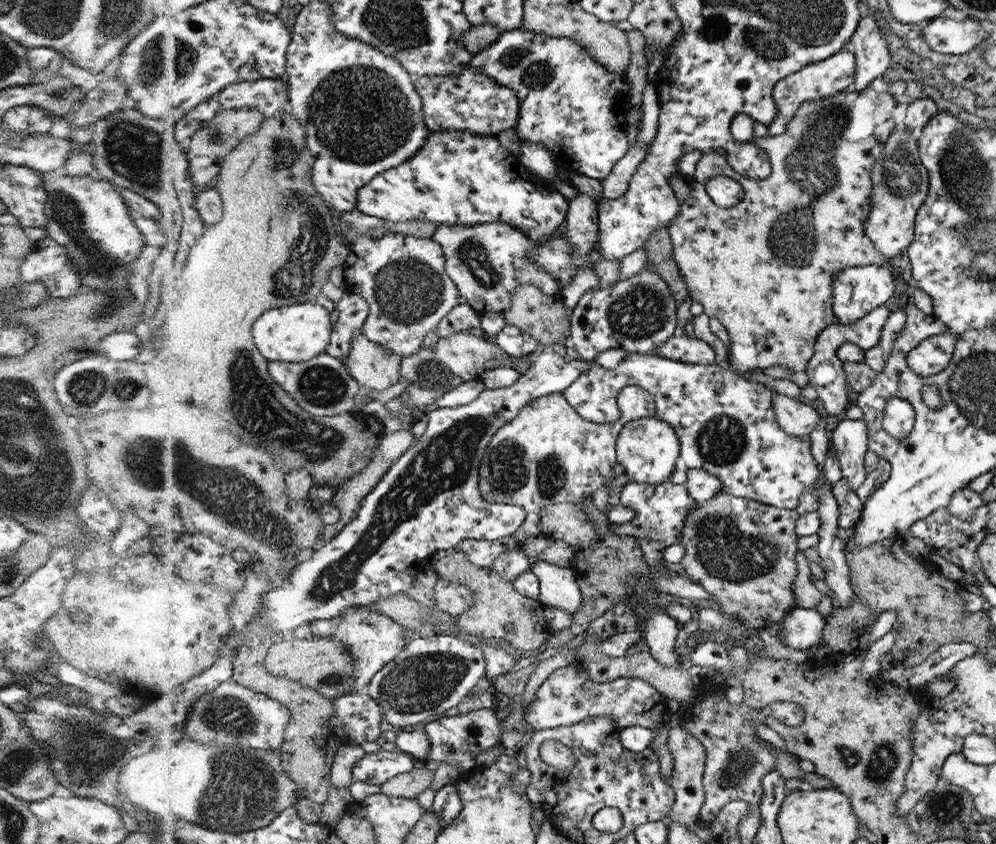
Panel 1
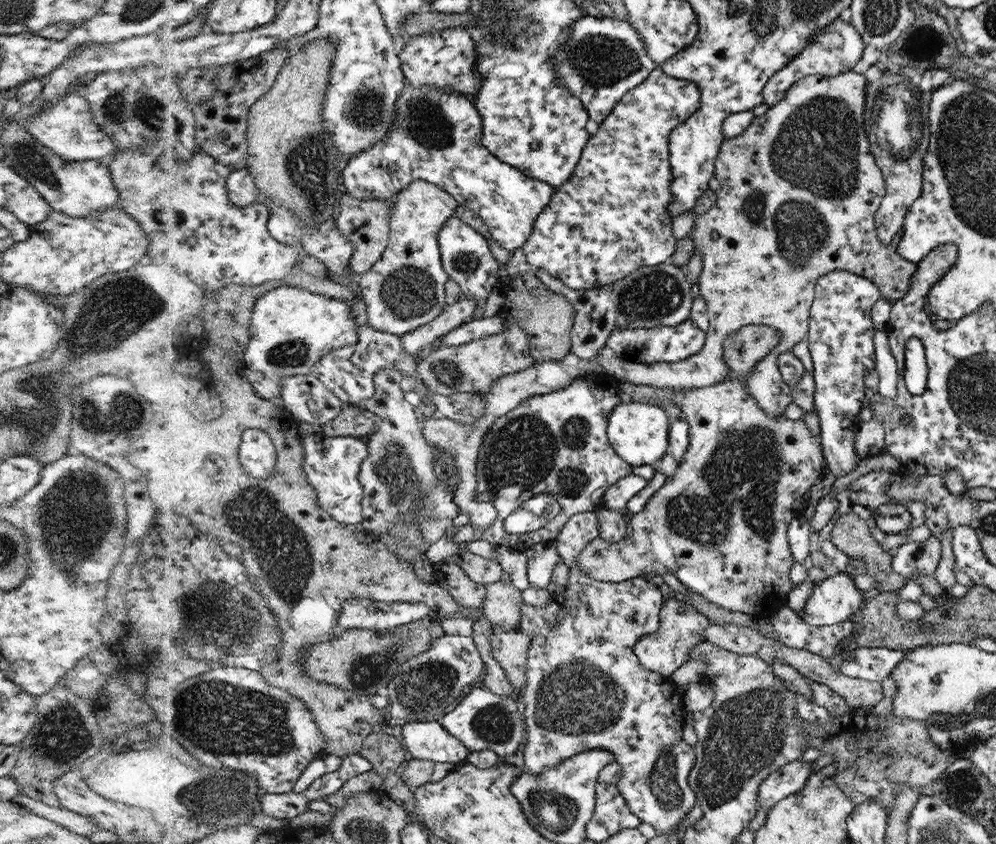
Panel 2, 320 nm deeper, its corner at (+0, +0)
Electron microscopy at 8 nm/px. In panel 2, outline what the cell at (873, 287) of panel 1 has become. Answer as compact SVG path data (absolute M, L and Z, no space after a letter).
M848 270L825 274L815 286L810 332L806 339L813 360L814 409L820 416L821 446L824 447L826 464L836 478L851 474L860 462L855 437L861 424L858 414L866 398L864 374L875 369L876 328L870 311L880 298L882 292L877 283Z

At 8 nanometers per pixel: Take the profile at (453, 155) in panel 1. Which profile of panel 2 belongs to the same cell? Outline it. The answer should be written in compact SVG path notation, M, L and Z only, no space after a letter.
M411 82L397 102L398 118L387 141L355 154L343 171L343 181L348 192L363 199L397 198L412 181L426 180L448 191L459 206L476 212L489 228L492 238L509 251L519 249L534 232L539 215L550 205L555 186L541 179L530 178L514 166L496 158L481 142L482 117L472 100L454 89L421 86L414 88Z

